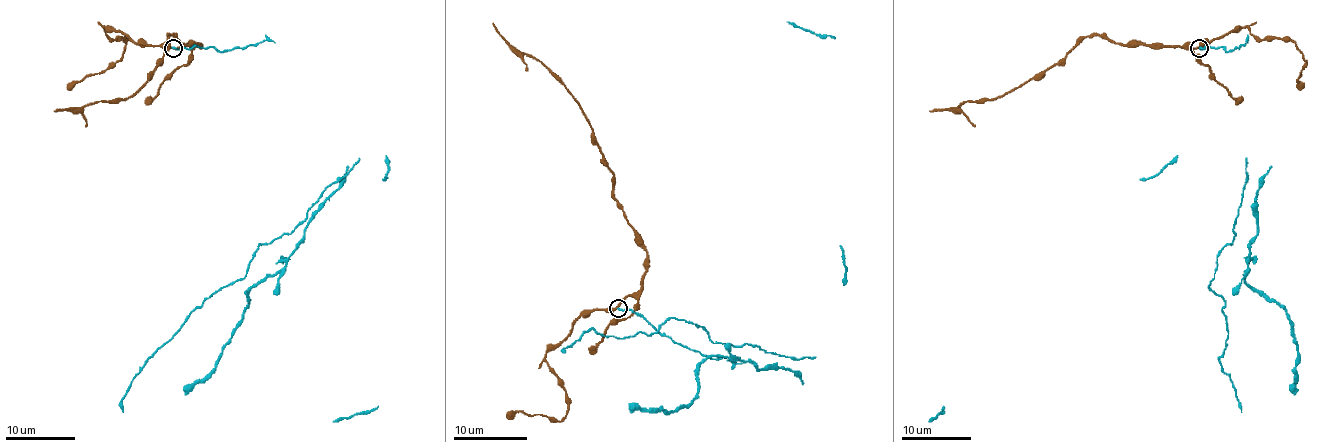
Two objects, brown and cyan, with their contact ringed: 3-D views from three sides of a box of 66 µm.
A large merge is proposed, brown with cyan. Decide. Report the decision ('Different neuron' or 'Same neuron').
Different neuron

